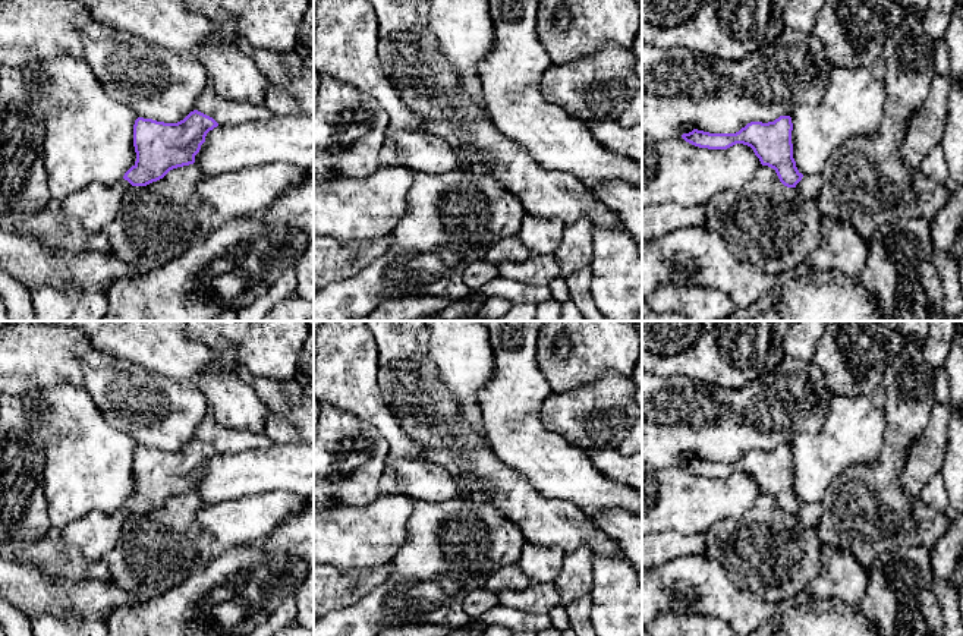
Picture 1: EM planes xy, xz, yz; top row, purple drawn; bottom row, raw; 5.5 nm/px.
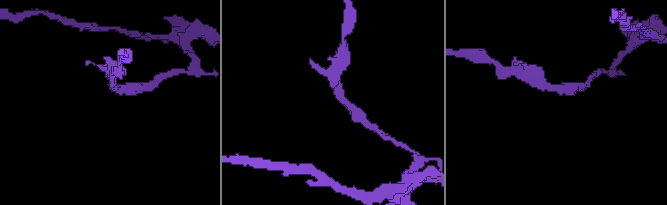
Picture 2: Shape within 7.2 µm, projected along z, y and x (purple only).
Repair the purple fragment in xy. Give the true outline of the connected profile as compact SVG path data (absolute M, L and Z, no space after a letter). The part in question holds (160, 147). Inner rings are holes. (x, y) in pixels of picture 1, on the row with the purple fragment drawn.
M198 110L177 123L138 117L133 125L136 161L123 179L132 186L147 186L173 169L193 164L207 133L217 126L213 117Z

